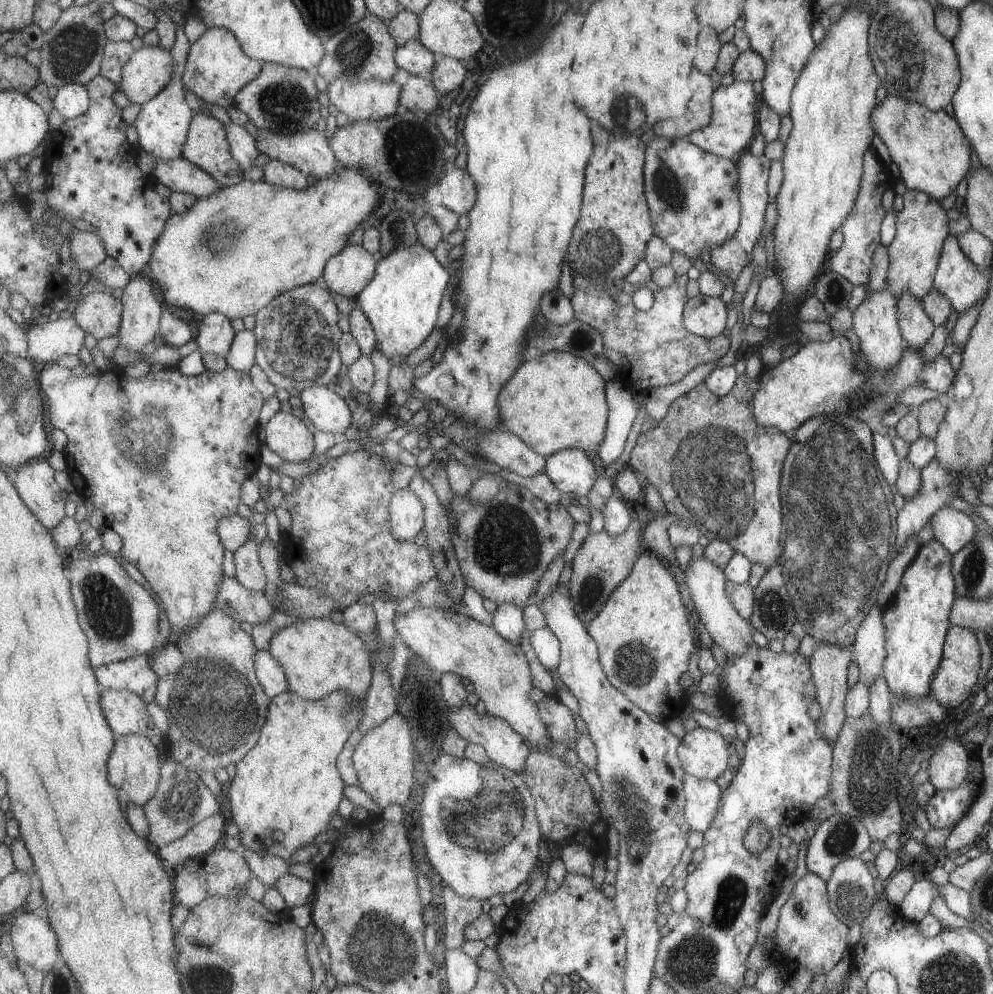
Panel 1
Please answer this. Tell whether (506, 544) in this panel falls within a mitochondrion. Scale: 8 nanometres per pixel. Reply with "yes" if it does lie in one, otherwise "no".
yes

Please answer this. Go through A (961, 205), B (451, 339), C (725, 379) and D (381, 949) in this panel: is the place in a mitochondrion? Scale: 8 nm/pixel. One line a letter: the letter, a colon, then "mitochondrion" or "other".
A: other
B: other
C: other
D: mitochondrion

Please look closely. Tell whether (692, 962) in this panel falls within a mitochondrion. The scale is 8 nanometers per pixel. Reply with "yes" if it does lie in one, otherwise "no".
yes

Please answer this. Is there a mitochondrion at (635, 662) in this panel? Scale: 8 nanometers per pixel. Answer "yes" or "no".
yes

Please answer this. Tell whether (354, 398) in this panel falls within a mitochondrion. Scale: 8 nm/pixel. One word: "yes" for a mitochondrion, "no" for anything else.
no

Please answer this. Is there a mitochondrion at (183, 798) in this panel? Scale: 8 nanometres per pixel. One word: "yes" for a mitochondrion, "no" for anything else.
yes

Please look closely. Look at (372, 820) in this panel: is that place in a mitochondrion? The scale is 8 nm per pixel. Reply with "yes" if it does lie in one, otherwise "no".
no

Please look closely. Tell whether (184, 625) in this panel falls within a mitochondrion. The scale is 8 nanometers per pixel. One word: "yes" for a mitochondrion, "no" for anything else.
no

